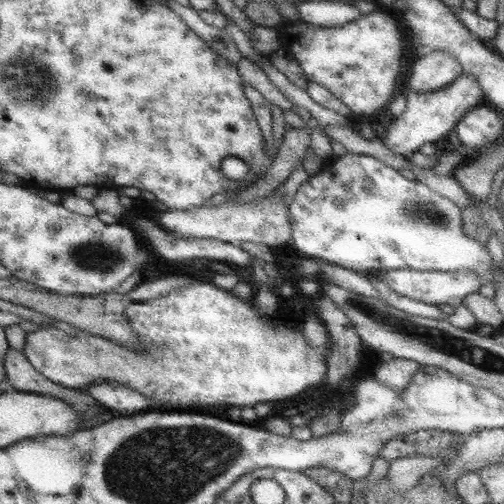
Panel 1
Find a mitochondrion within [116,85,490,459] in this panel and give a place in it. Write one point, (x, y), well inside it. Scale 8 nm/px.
(426, 211)

